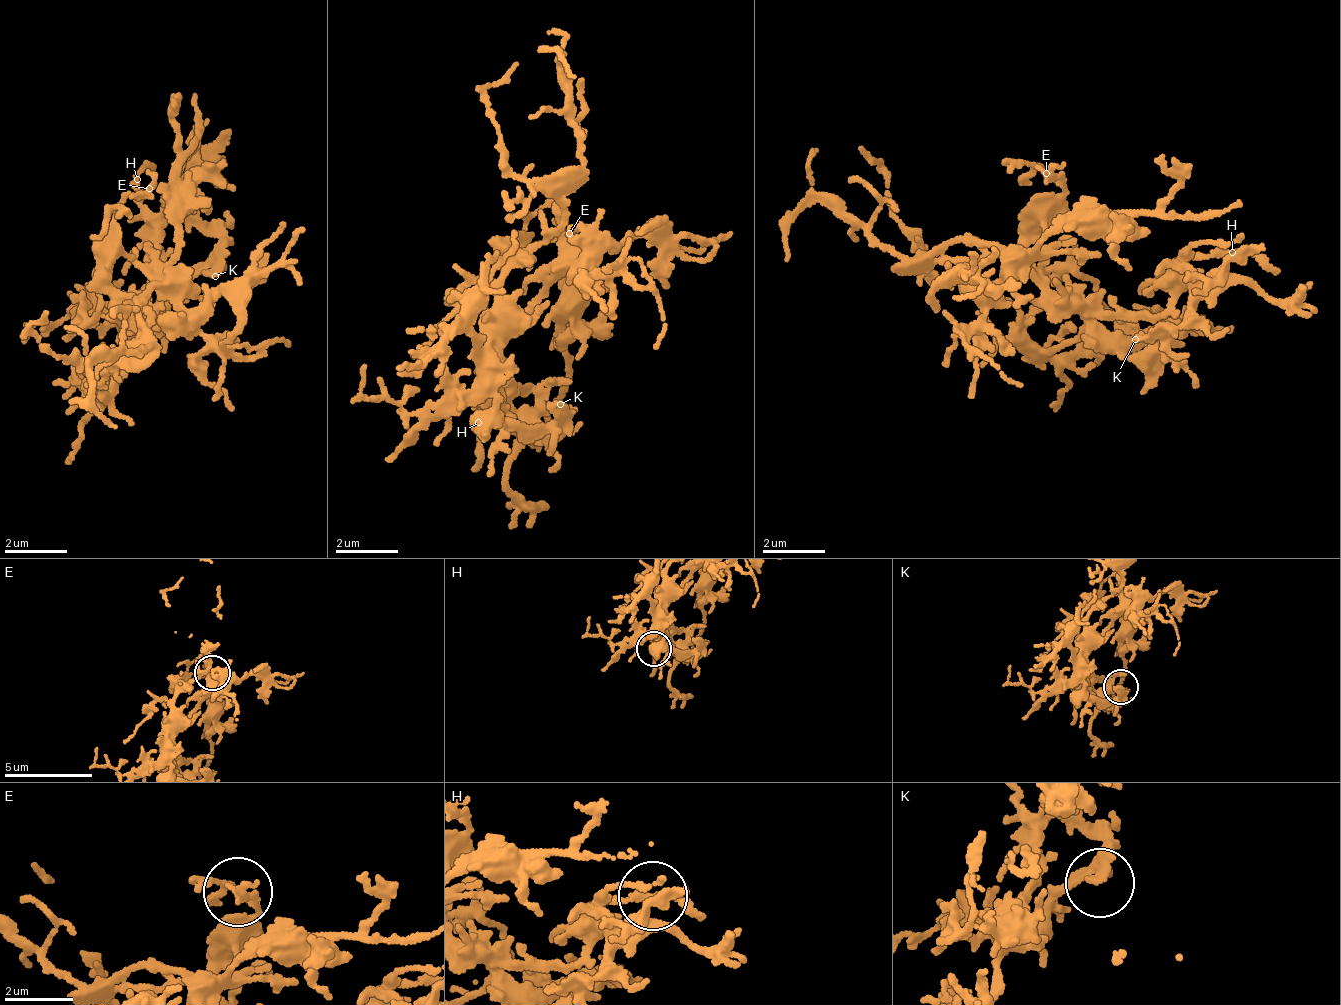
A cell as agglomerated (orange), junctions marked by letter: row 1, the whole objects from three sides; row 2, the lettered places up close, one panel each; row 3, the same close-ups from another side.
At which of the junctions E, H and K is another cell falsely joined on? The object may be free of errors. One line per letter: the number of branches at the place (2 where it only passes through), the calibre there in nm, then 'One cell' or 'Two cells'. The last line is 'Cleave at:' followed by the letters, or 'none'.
E: Branches: 2. Thickness 160 nm. One cell
H: Branches: 2. Thickness 160 nm. One cell
K: Branches: 2. Thickness 170 nm. One cell
Cleave at: none

